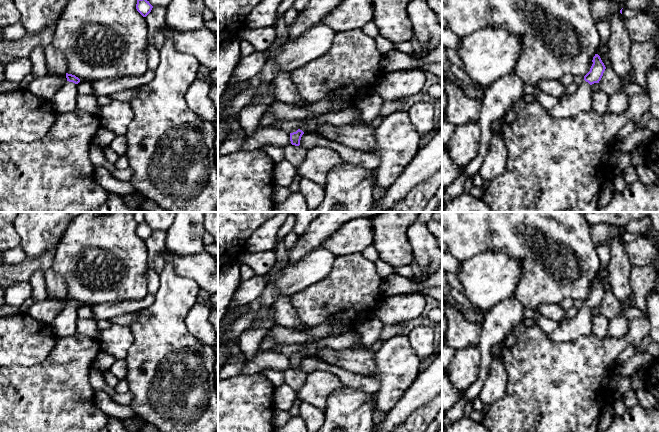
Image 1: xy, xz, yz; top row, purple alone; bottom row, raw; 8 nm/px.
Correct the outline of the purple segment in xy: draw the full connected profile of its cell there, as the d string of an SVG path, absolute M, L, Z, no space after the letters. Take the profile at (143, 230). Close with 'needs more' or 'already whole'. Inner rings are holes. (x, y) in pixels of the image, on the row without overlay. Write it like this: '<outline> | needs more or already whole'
M145 222L137 224L136 233L143 241L146 241L152 232L153 230Z | already whole

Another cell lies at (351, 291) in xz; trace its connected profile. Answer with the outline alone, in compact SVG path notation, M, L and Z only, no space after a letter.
M361 253L337 255L330 273L306 289L290 296L302 328L312 329L329 325L338 335L350 333L357 336L354 350L364 350L360 333L357 330L361 318L374 314L377 305L384 298L381 293L382 278L377 274L373 261L365 259Z

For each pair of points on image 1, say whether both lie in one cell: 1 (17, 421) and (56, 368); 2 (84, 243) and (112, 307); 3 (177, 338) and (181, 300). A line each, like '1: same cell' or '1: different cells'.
1: same cell
2: different cells
3: same cell

